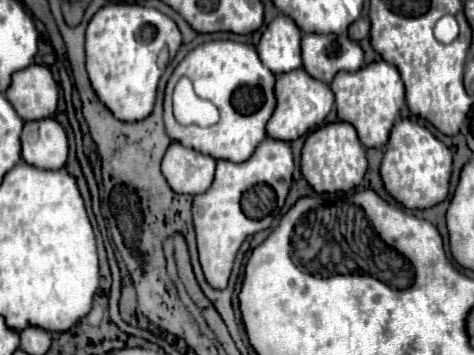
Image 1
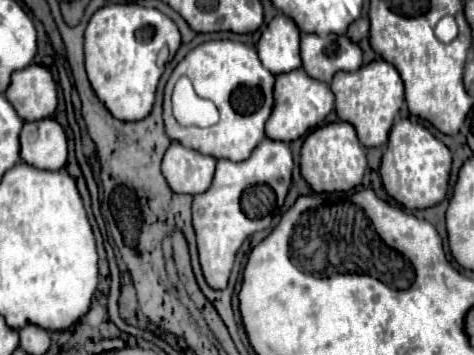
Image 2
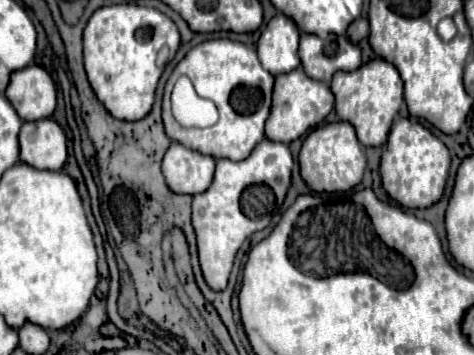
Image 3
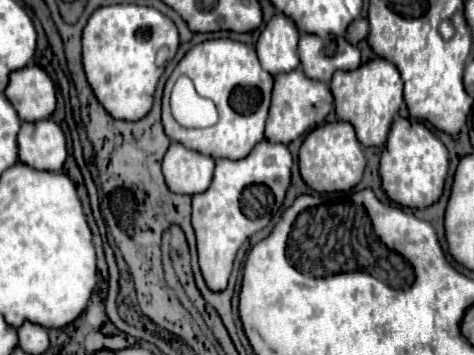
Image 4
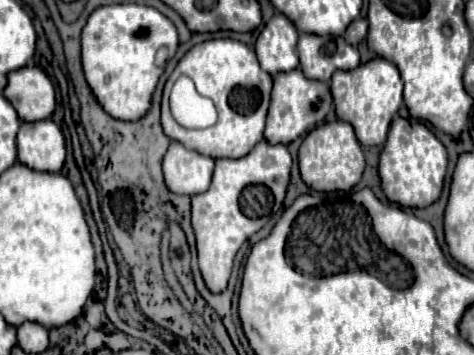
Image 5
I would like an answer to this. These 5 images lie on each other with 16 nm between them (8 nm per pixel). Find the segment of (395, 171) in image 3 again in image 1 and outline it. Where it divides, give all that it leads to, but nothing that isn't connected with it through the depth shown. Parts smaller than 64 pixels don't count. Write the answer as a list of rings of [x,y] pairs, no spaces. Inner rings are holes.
[[[398,120],[392,128],[384,160],[380,166],[384,188],[390,196],[410,210],[424,210],[440,204],[450,190],[452,152],[422,124]]]

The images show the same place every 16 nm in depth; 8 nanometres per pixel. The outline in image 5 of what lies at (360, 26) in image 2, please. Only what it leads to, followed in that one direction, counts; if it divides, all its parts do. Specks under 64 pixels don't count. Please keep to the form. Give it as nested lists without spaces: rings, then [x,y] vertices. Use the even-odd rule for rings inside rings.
[[[356,18],[356,20],[346,28],[344,38],[346,38],[348,44],[356,46],[358,42],[362,42],[362,40],[366,38],[366,34],[368,34],[368,22],[366,22],[364,18]]]

